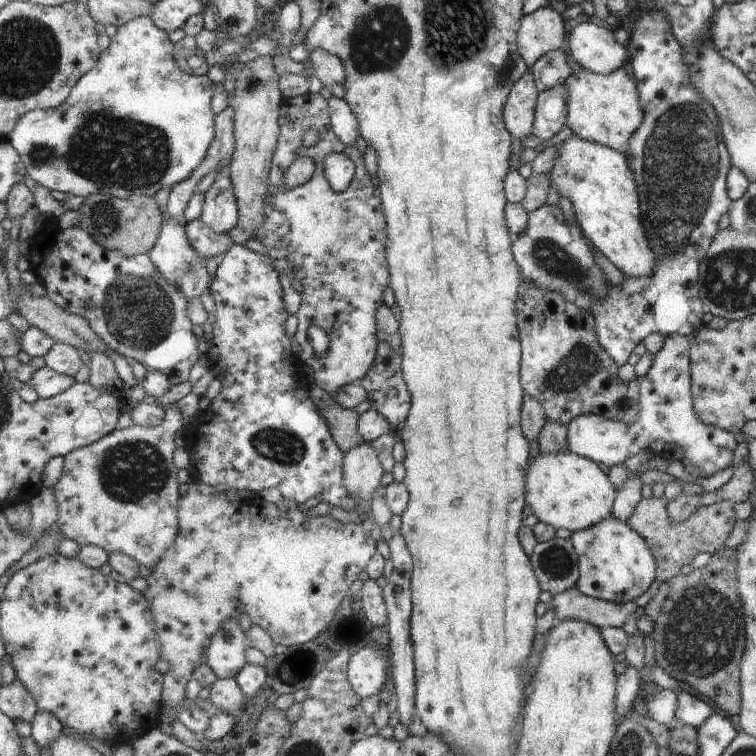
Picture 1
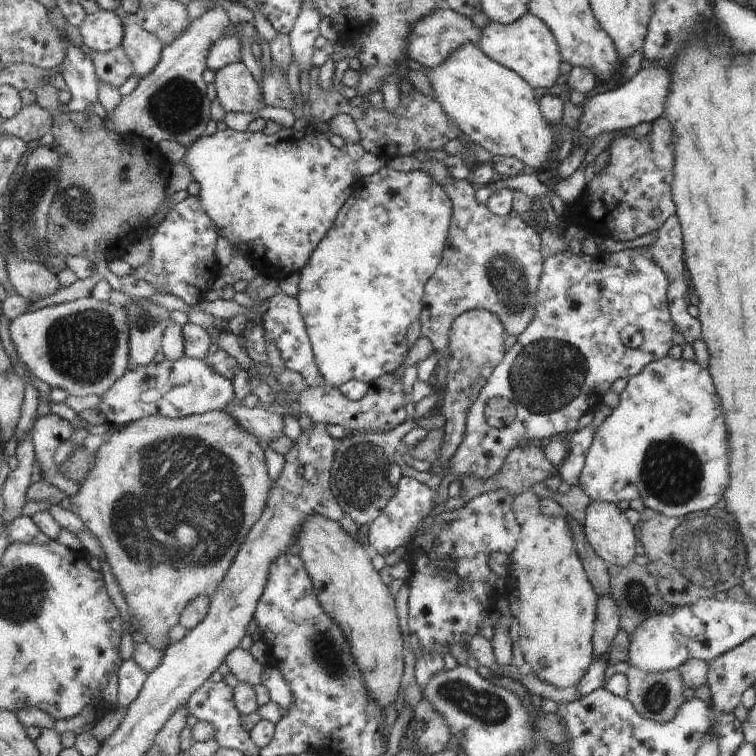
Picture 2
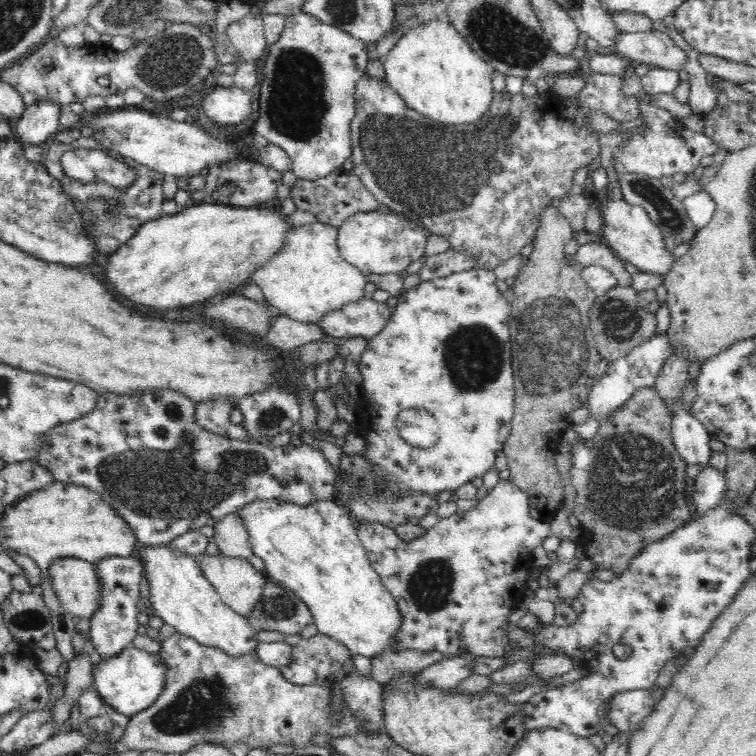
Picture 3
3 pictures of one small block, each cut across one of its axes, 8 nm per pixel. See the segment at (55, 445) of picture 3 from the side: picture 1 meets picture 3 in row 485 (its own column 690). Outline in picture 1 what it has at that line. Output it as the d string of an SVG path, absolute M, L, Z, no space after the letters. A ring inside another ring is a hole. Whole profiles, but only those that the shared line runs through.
M659 10L640 13L635 20L633 32L629 35L626 50L630 76L634 80L639 106L643 110L643 120L633 130L624 156L635 182L641 228L655 256L655 270L647 278L625 276L619 286L608 284L605 288L607 298L593 304L592 317L595 319L597 342L617 367L626 363L633 347L651 332L659 332L664 337L681 335L690 338L704 326L701 321L704 310L698 293L698 269L704 254L707 254L713 234L717 233L719 218L730 208L725 186L730 167L729 153L719 132L715 110L691 86L687 66L681 60L683 50L668 28L664 13Z

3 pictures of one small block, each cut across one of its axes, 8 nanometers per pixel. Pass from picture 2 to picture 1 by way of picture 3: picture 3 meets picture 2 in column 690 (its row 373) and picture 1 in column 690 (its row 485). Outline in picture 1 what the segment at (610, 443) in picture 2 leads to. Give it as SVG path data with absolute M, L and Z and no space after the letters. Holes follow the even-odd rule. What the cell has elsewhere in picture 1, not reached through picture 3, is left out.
M671 335L664 337L664 342L661 348L654 354L651 365L646 374L642 378L637 379L637 386L639 386L639 408L637 408L637 416L633 420L633 424L625 426L621 422L613 422L603 418L601 415L591 414L574 417L572 422L567 426L567 441L568 450L573 454L580 455L581 458L592 459L598 465L605 465L606 467L616 466L622 464L635 456L637 452L651 451L649 446L653 440L665 442L665 444L675 444L681 448L683 454L682 460L687 460L689 464L697 466L701 477L711 476L716 472L727 468L731 464L731 456L735 450L734 435L725 432L720 428L713 428L713 426L705 426L703 422L699 422L699 418L693 412L693 405L690 391L690 378L688 373L689 366L689 345L690 339L681 335Z

